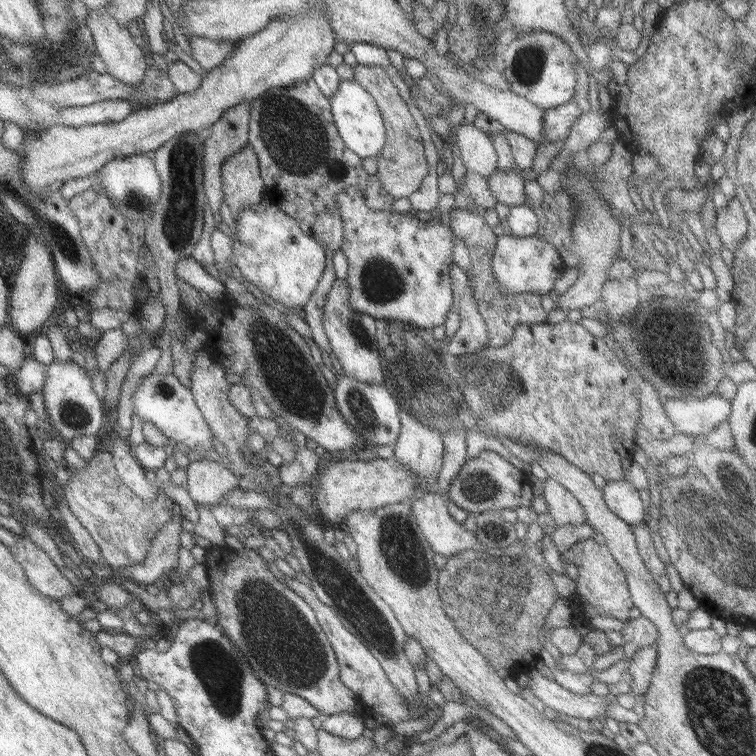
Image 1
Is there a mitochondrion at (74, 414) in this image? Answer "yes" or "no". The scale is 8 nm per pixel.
yes

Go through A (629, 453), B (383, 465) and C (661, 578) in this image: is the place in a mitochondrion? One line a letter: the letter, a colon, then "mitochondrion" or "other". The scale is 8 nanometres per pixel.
A: other
B: other
C: other

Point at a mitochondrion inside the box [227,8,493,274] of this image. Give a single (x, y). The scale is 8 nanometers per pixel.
(283, 130)

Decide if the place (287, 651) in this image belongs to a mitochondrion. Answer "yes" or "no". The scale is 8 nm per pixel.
yes

